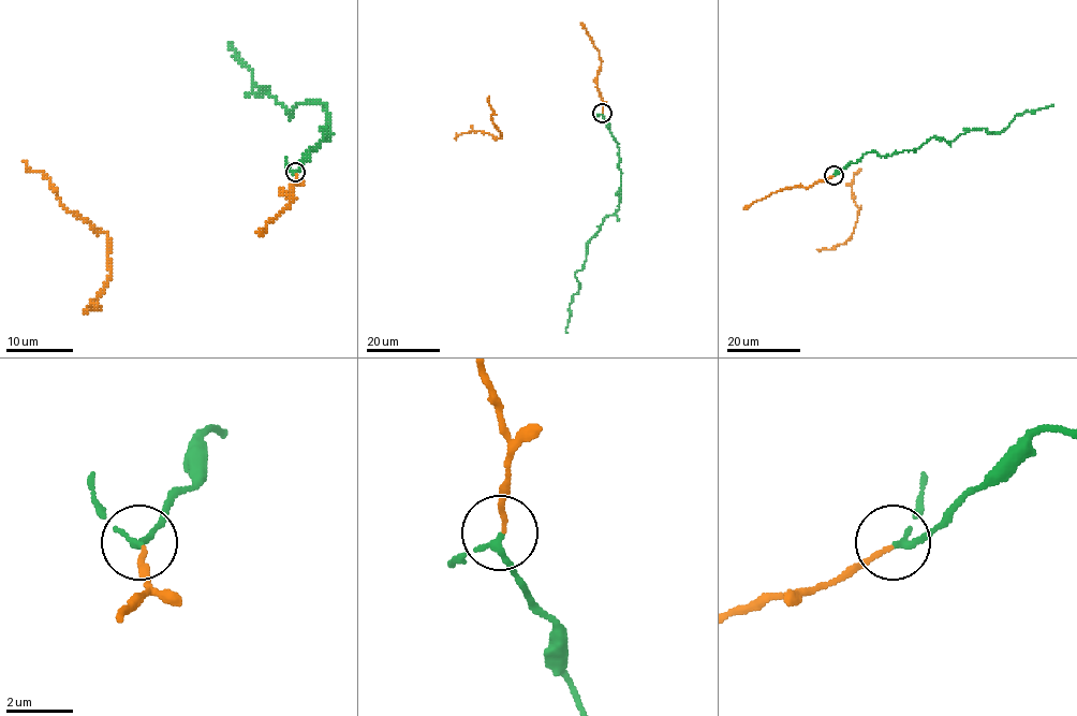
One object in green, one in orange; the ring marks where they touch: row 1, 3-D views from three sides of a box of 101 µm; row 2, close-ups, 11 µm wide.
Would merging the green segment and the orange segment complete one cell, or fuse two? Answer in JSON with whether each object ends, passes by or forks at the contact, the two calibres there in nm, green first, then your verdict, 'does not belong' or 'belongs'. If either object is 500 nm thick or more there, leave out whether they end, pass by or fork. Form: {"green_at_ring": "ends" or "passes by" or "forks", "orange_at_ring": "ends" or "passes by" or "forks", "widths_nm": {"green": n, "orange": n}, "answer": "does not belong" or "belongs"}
{"green_at_ring": "passes by", "orange_at_ring": "ends", "widths_nm": {"green": 150, "orange": 120}, "answer": "belongs"}

